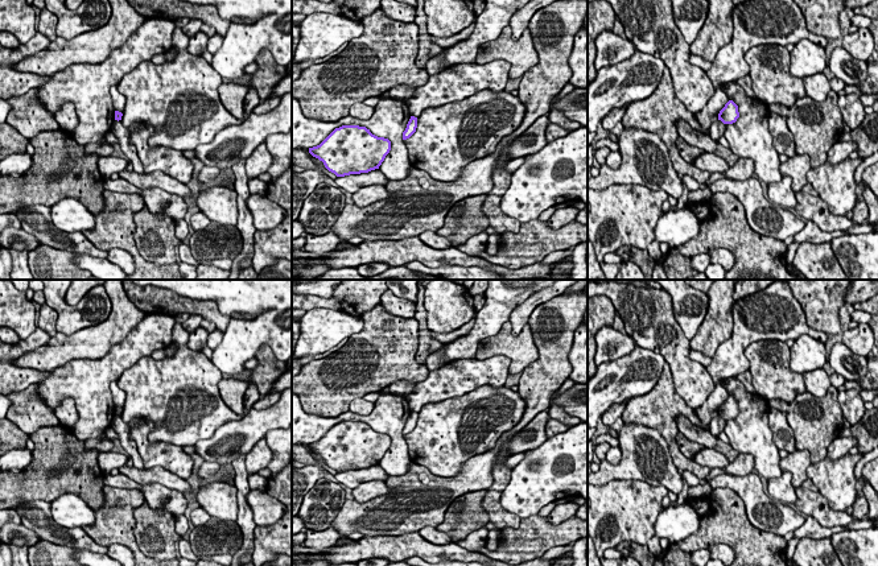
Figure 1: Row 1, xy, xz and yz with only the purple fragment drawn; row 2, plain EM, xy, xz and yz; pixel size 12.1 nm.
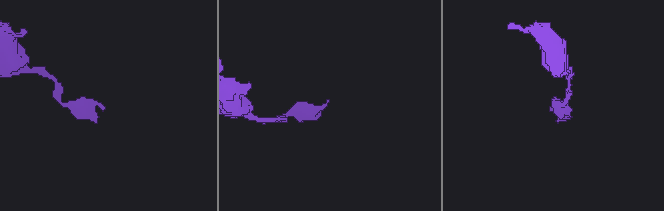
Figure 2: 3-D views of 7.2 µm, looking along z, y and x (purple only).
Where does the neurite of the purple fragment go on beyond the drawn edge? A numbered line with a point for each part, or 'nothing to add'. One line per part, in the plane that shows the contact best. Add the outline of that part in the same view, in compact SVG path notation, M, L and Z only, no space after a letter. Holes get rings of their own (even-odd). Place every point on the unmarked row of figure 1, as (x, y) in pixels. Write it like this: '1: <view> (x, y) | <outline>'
nothing to add

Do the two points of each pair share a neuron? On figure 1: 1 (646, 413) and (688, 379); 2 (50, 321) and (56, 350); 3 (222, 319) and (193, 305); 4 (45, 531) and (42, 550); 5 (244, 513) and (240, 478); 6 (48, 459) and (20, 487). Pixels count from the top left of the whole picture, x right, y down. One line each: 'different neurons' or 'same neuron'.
1: different neurons
2: different neurons
3: same neuron
4: different neurons
5: same neuron
6: same neuron

